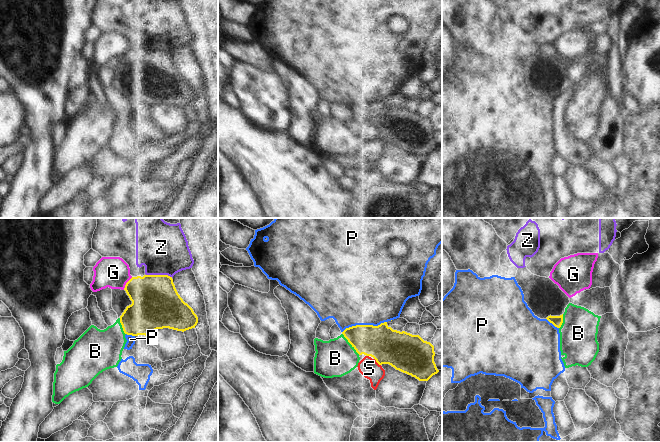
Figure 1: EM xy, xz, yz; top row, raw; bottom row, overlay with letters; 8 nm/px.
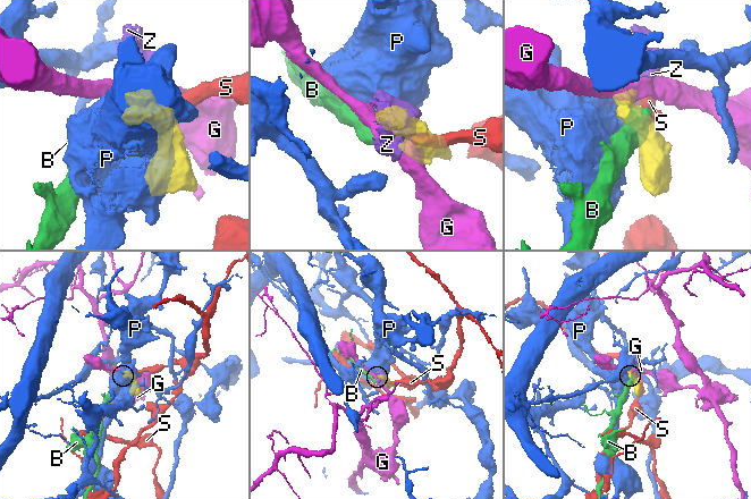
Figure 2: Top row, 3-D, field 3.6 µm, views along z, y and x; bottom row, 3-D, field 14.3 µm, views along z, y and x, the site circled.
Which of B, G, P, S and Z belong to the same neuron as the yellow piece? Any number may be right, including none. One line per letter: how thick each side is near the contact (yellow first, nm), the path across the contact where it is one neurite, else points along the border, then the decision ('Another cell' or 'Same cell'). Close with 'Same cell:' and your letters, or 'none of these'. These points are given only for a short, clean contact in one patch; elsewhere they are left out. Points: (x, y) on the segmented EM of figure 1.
B: Thickness 280 nm (yellow) against 300 nm. Boundary: xz (342, 333), (359, 354). Another cell
G: Thickness 360 nm (yellow) against 260 nm. Boundary: xy (132, 277), (123, 289). Another cell
P: Thickness 280 nm (yellow) against 500 nm. Another cell
S: Thickness 300 nm (yellow) against 160 nm. Another cell
Z: Thickness 400 nm (yellow) against 400 nm. Boundary: xy (146, 274), (167, 274), (172, 277). Another cell
Same cell: none of these.

